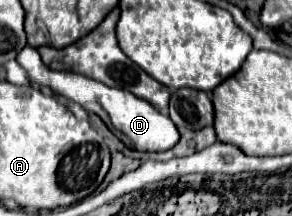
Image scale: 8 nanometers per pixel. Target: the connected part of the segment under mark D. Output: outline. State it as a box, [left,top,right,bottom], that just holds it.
[17,46,179,152]

